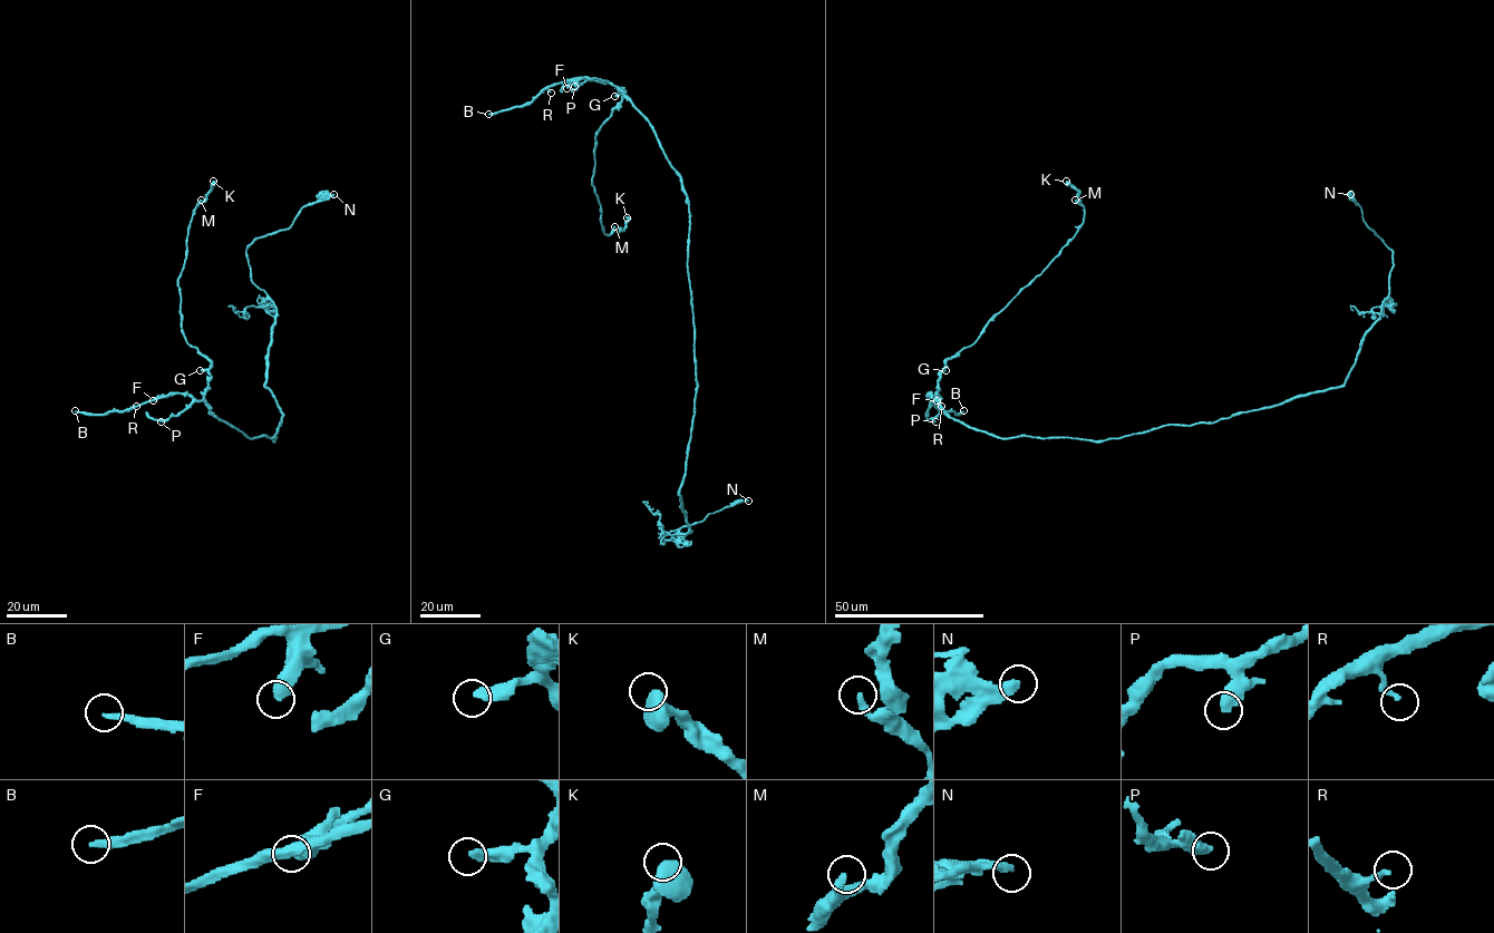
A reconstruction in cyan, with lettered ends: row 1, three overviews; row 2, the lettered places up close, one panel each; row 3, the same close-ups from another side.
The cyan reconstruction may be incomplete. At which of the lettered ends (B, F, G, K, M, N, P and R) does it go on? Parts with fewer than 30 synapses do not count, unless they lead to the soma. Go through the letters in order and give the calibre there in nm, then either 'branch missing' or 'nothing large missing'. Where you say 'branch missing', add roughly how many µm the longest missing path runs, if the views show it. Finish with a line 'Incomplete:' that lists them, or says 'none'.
B: 280 nm thick; branch missing; about 50 µm are missing
F: 550 nm thick; nothing large missing
G: 360 nm thick; nothing large missing
K: 600 nm thick; nothing large missing
M: 280 nm thick; nothing large missing
N: 360 nm thick; branch missing; about 6 µm are missing
P: 500 nm thick; nothing large missing
R: 220 nm thick; nothing large missing
Incomplete: B, N

